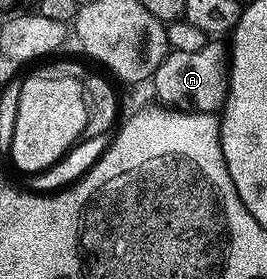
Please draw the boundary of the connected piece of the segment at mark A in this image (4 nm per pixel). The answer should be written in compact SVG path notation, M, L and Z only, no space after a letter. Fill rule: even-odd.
M207 42L202 49L191 53L167 51L152 77L154 92L161 103L171 110L217 113L226 103L228 83L228 52L218 42Z

